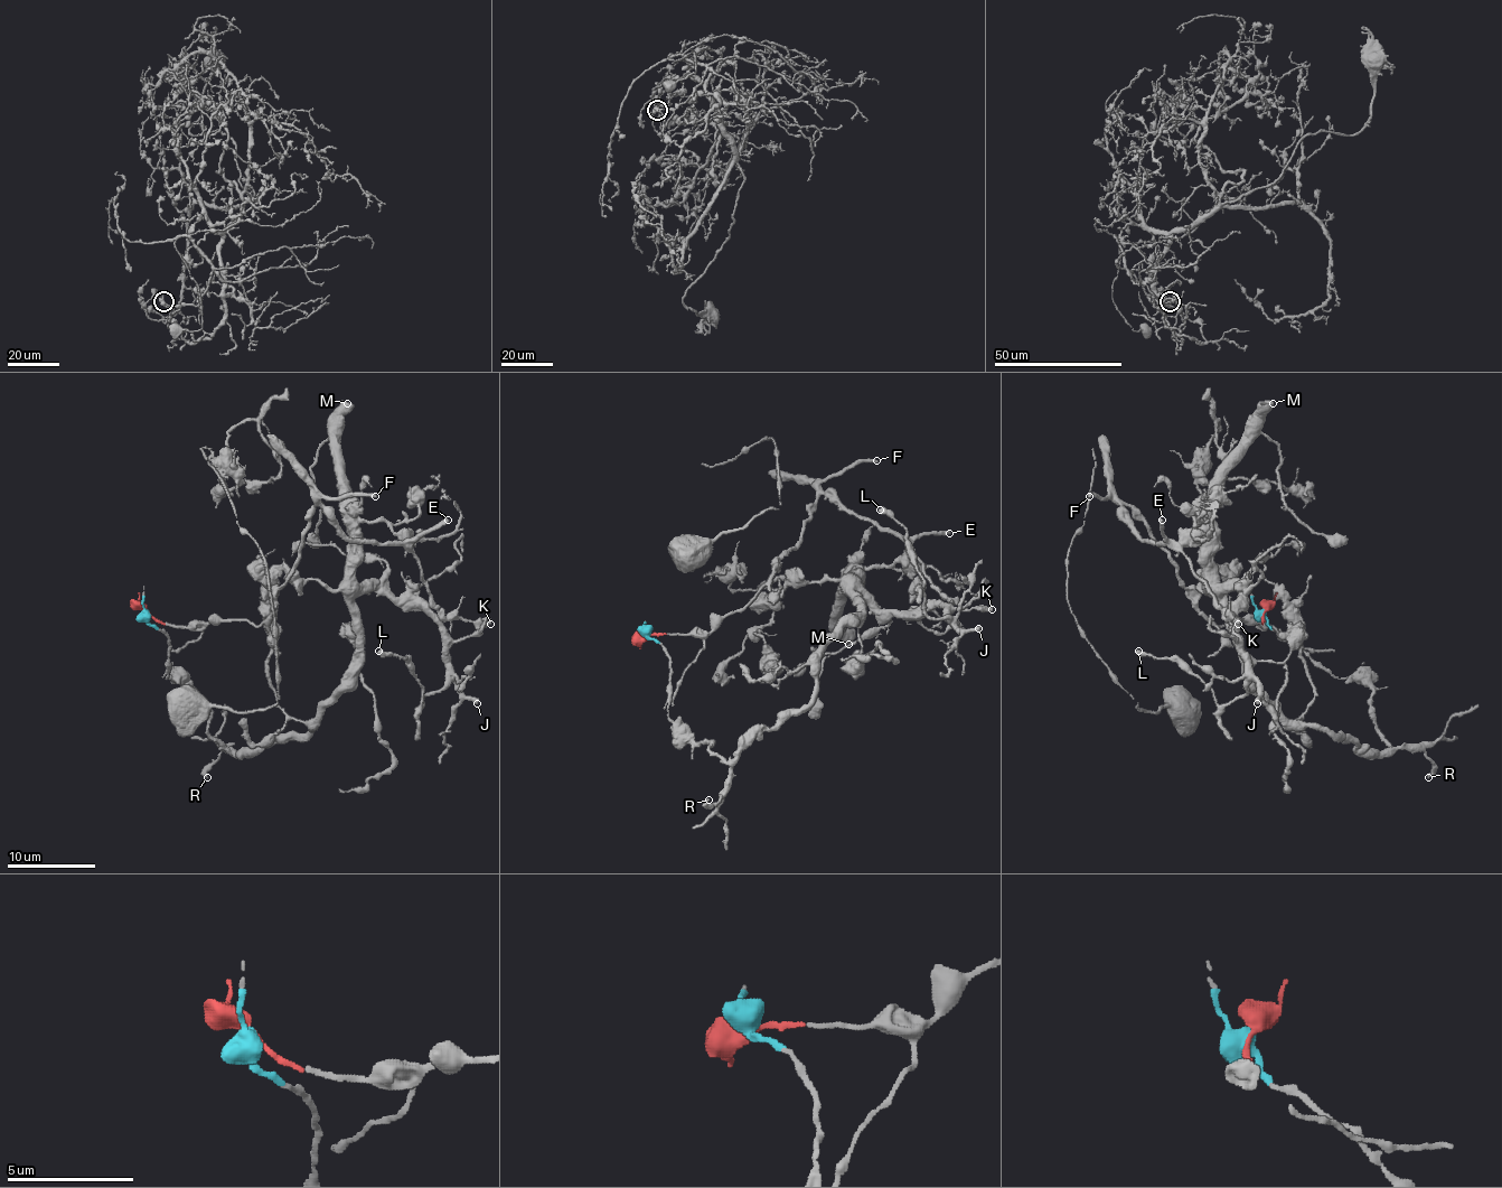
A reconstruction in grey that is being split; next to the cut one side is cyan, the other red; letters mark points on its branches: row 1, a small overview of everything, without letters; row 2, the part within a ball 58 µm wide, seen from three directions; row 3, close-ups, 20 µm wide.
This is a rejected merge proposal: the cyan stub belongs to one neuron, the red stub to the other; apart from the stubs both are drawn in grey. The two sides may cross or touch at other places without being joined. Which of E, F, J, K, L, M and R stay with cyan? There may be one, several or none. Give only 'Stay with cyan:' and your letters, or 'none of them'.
Stay with cyan: J, L, M, R

